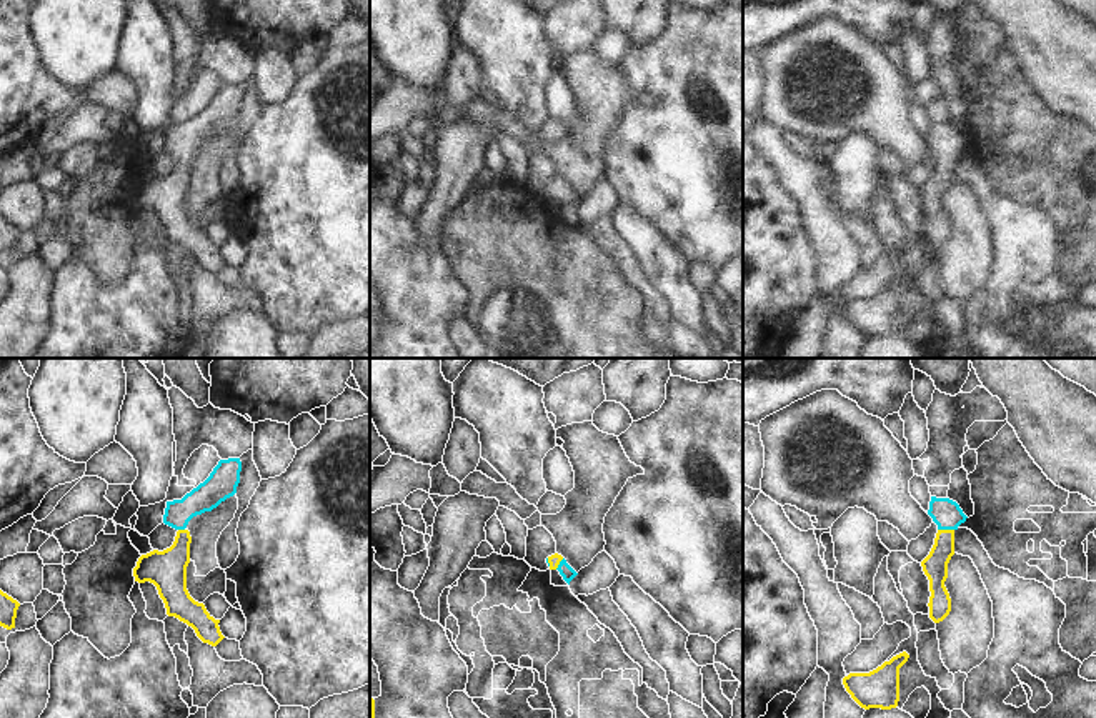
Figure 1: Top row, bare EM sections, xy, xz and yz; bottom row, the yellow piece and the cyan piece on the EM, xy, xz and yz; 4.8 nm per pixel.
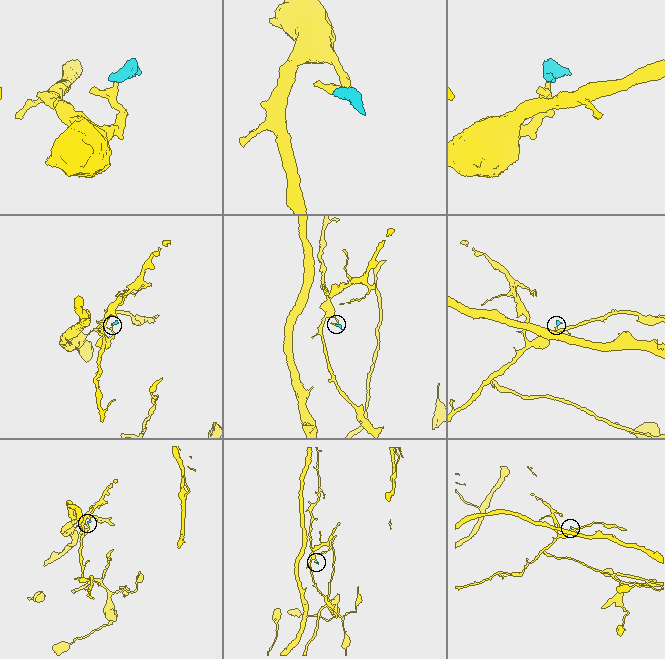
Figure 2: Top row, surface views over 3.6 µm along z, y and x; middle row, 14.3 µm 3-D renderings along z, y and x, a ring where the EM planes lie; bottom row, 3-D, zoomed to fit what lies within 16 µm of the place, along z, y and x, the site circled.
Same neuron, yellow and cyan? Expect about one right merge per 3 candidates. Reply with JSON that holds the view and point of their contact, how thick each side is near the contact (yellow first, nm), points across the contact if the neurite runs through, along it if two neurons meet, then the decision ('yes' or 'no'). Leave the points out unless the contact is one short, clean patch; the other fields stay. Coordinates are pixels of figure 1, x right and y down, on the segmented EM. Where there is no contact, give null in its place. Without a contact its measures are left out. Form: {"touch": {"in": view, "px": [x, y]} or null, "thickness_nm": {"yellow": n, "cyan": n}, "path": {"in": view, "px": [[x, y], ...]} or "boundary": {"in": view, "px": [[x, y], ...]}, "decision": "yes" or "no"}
{"touch": {"in": "yz", "px": [946, 530]}, "thickness_nm": {"yellow": 120, "cyan": 140}, "path": {"in": "yz", "px": [[935, 565], [943, 548], [946, 530], [946, 513]]}, "decision": "yes"}

